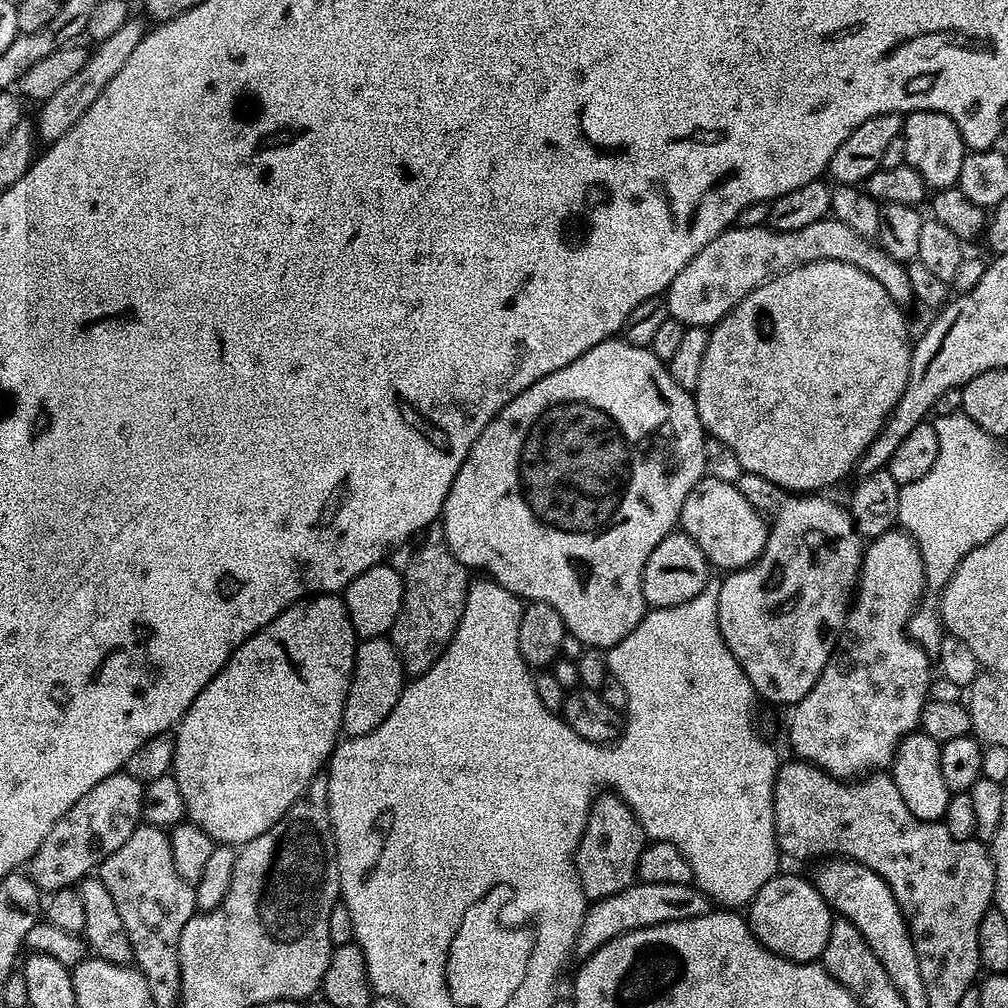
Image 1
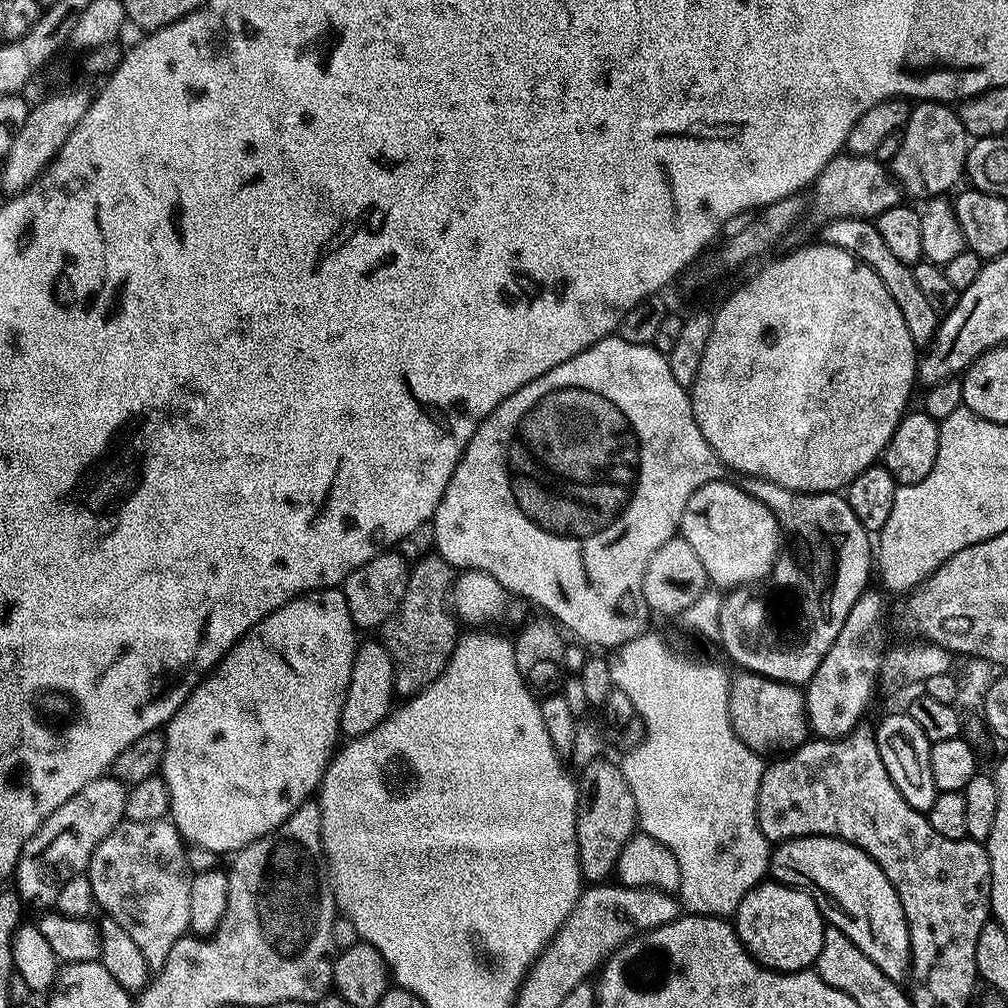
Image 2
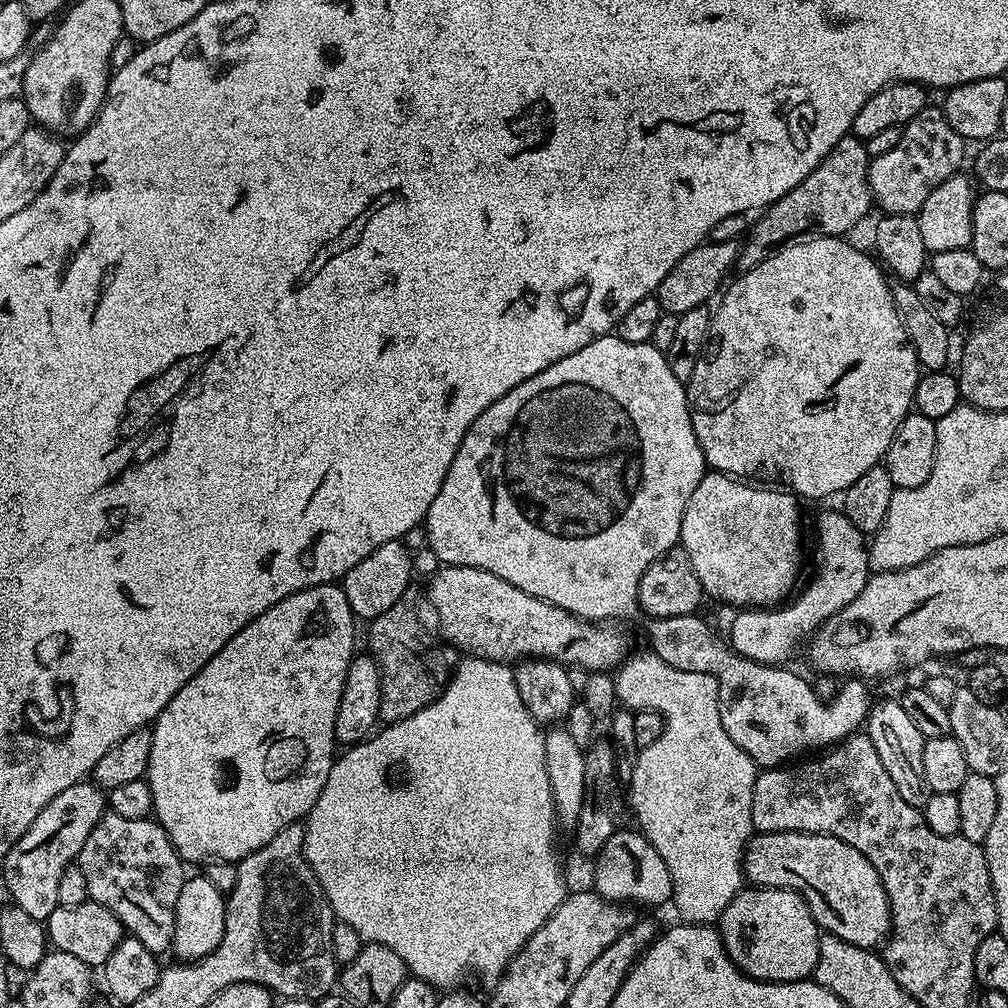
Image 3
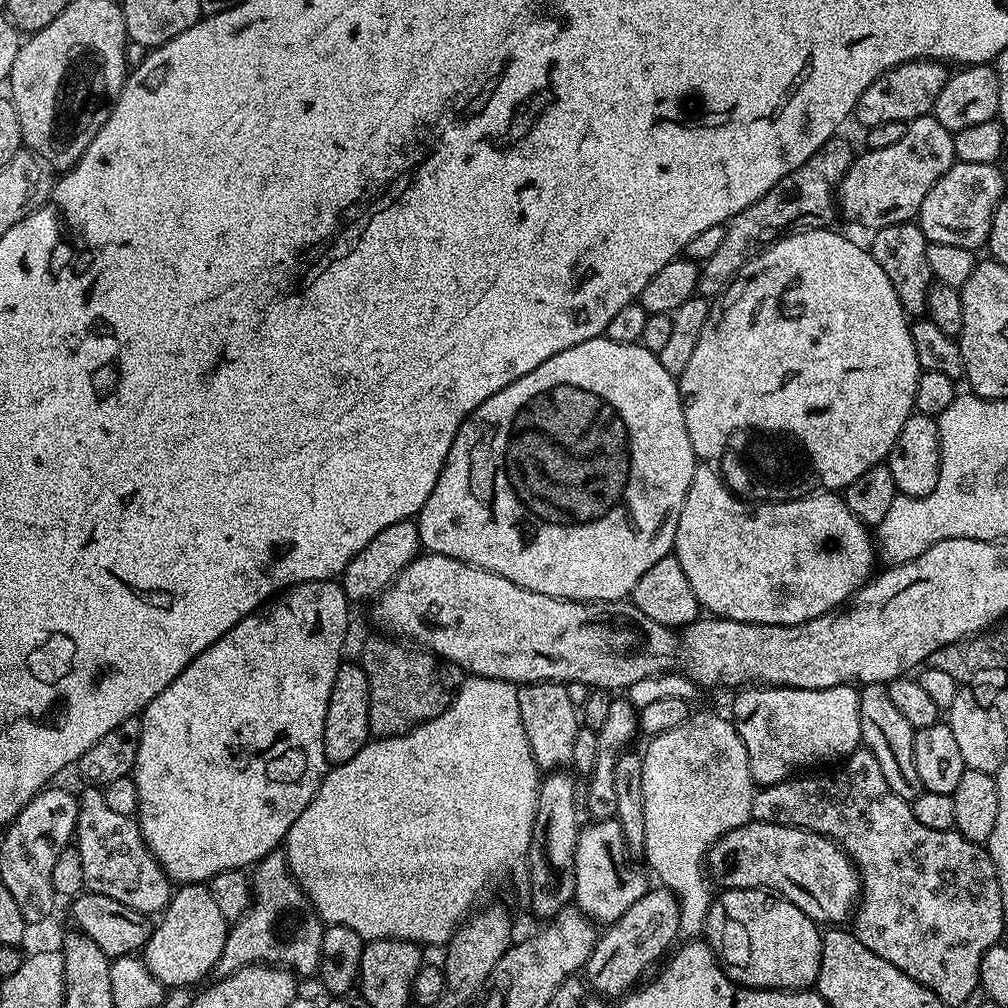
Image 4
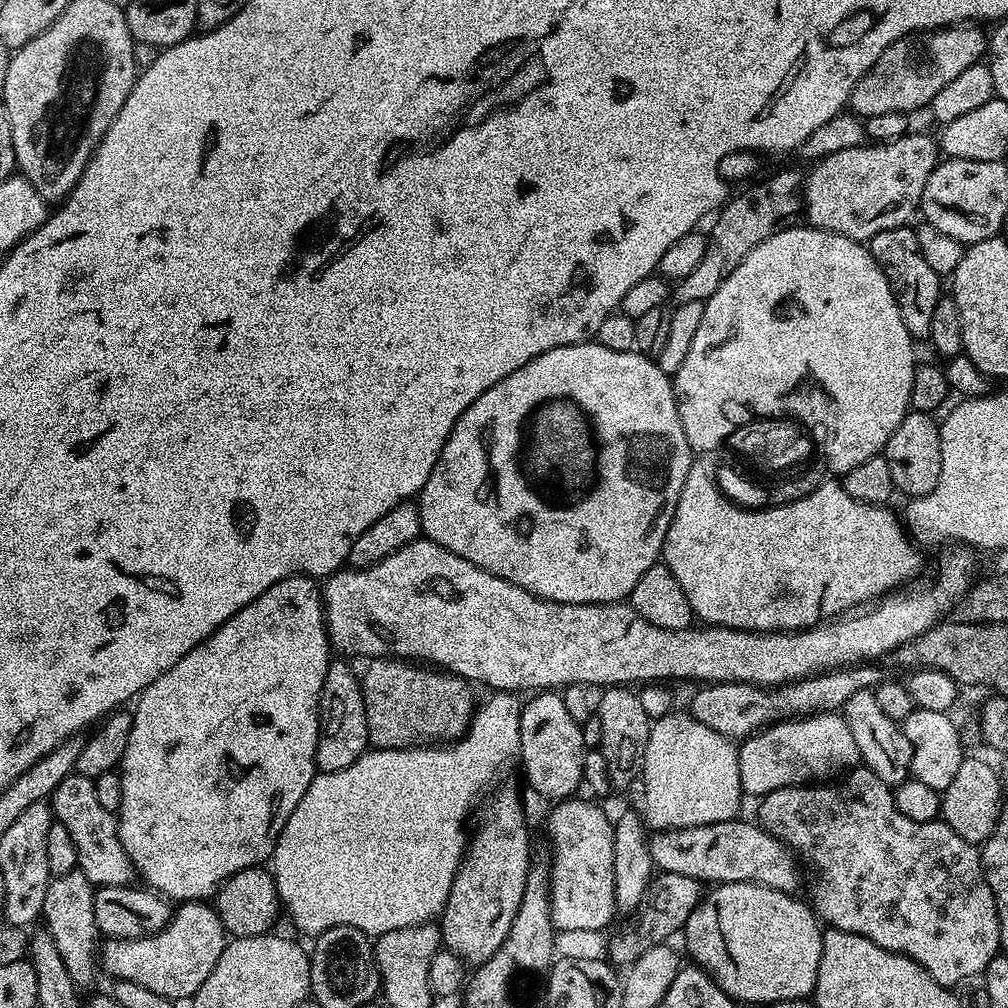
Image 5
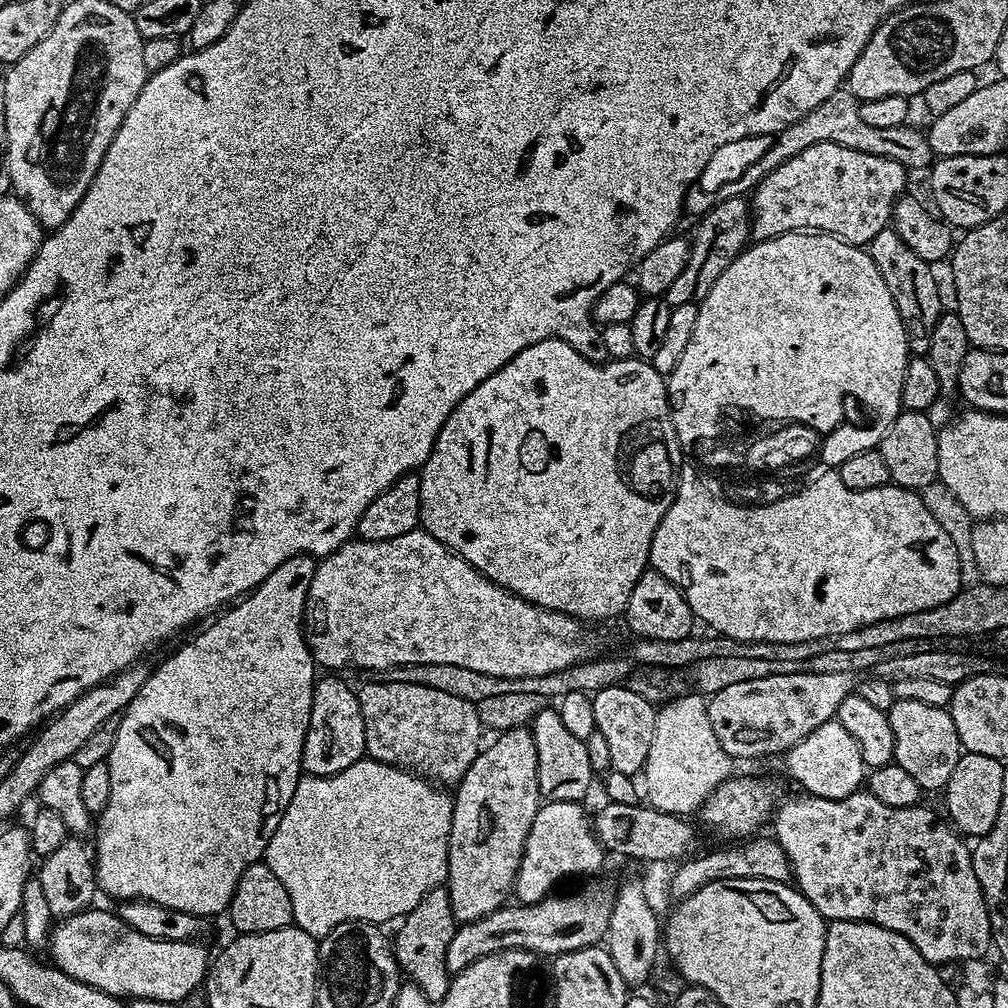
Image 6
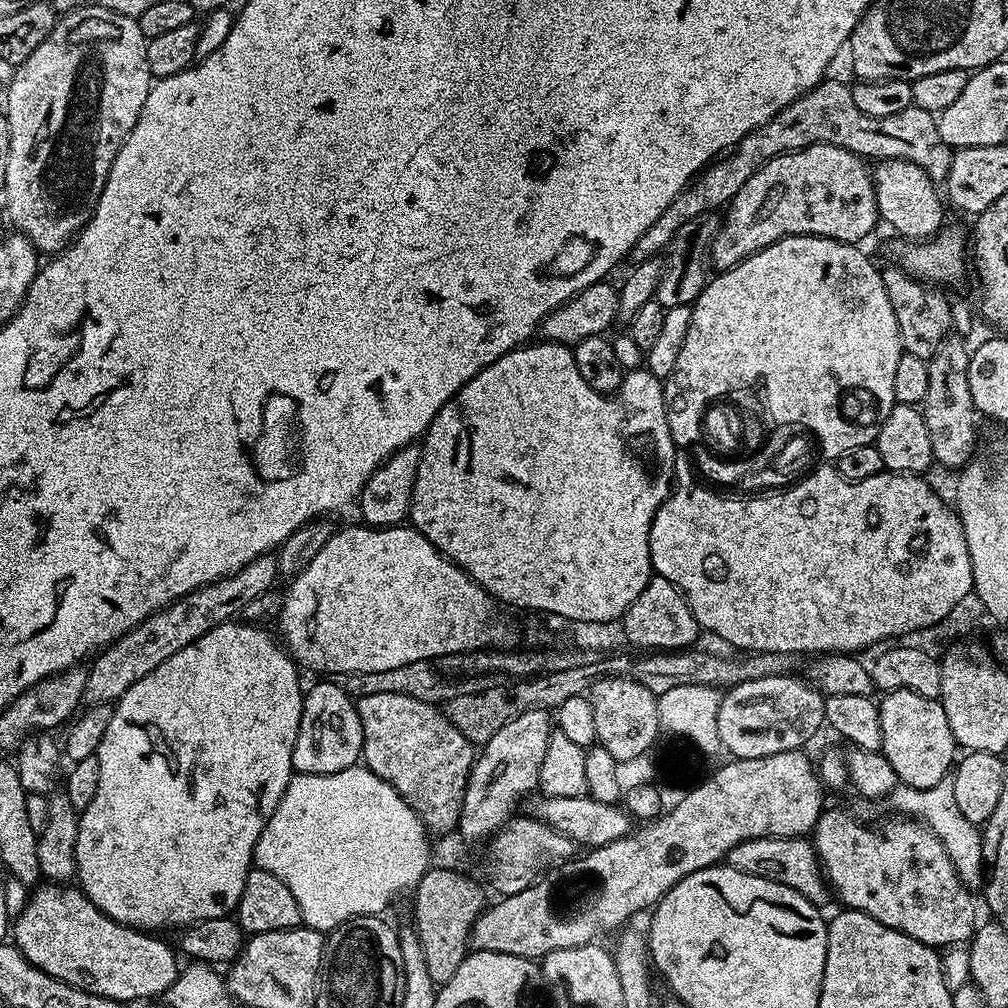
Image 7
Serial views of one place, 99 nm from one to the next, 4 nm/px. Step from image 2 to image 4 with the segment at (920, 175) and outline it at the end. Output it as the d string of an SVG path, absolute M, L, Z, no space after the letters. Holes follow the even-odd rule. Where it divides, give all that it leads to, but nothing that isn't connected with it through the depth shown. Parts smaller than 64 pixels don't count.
M929 114L911 121L904 136L886 150L868 148L852 161L836 190L838 212L864 228L875 230L891 224L907 224L919 213L926 194L957 163L954 134Z

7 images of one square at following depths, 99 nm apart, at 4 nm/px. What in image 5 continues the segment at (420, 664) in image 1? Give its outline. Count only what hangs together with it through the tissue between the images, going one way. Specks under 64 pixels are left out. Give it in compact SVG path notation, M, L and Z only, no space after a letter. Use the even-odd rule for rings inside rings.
M372 658L367 664L368 669L360 676L360 689L366 706L368 743L372 748L432 746L437 742L451 742L473 727L473 689L469 681L463 680L461 676L453 676L447 670L437 670L432 666L417 666L399 658Z

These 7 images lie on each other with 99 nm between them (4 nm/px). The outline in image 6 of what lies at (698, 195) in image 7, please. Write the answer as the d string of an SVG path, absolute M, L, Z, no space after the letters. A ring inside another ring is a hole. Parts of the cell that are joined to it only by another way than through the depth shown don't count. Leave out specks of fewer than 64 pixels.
M838 90L834 94L830 94L830 98L826 98L826 102L822 102L822 106L814 106L814 110L810 110L810 114L798 118L798 122L794 122L786 130L779 132L769 143L773 144L761 154L760 160L754 161L741 176L734 177L729 184L722 185L714 194L715 199L725 200L731 196L744 196L751 193L760 185L762 178L766 178L766 174L770 174L770 170L782 166L782 162L794 158L794 154L802 154L802 150L806 150L806 146L818 142L834 142L838 146L846 146L850 150L862 150L862 154L885 156L898 162L905 170L924 167L927 169L934 160L933 150L928 145L927 135L912 127L903 124L902 126L890 126L890 130L874 130L874 126L862 122L862 114L856 97L847 90Z

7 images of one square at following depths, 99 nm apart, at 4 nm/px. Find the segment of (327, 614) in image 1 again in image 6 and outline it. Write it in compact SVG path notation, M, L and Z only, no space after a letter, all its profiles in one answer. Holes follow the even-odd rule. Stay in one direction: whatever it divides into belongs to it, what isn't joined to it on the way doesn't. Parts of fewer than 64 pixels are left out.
M307 554L286 558L278 570L270 573L270 578L263 580L239 602L221 611L205 632L186 641L173 656L166 657L157 668L153 667L134 702L130 702L130 706L124 709L118 734L114 734L114 746L106 761L110 770L110 802L106 802L94 824L96 882L103 895L105 892L113 896L116 902L149 900L158 906L182 910L195 916L216 918L219 912L220 915L227 913L228 904L238 886L238 878L242 878L244 871L263 857L274 830L278 830L278 822L282 822L286 806L290 806L290 798L294 798L294 790L302 775L300 759L306 742L306 730L310 726L310 706L318 679L318 665L304 637L304 607L316 566L317 561Z

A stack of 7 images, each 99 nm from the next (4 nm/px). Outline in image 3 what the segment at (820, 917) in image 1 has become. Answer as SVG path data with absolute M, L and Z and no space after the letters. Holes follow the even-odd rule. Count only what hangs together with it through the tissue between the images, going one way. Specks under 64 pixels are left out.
M749 887L741 892L726 906L718 921L718 931L724 940L724 948L734 963L755 980L774 982L794 982L809 979L816 971L818 946L822 929L810 914L808 904L796 892L785 888Z

